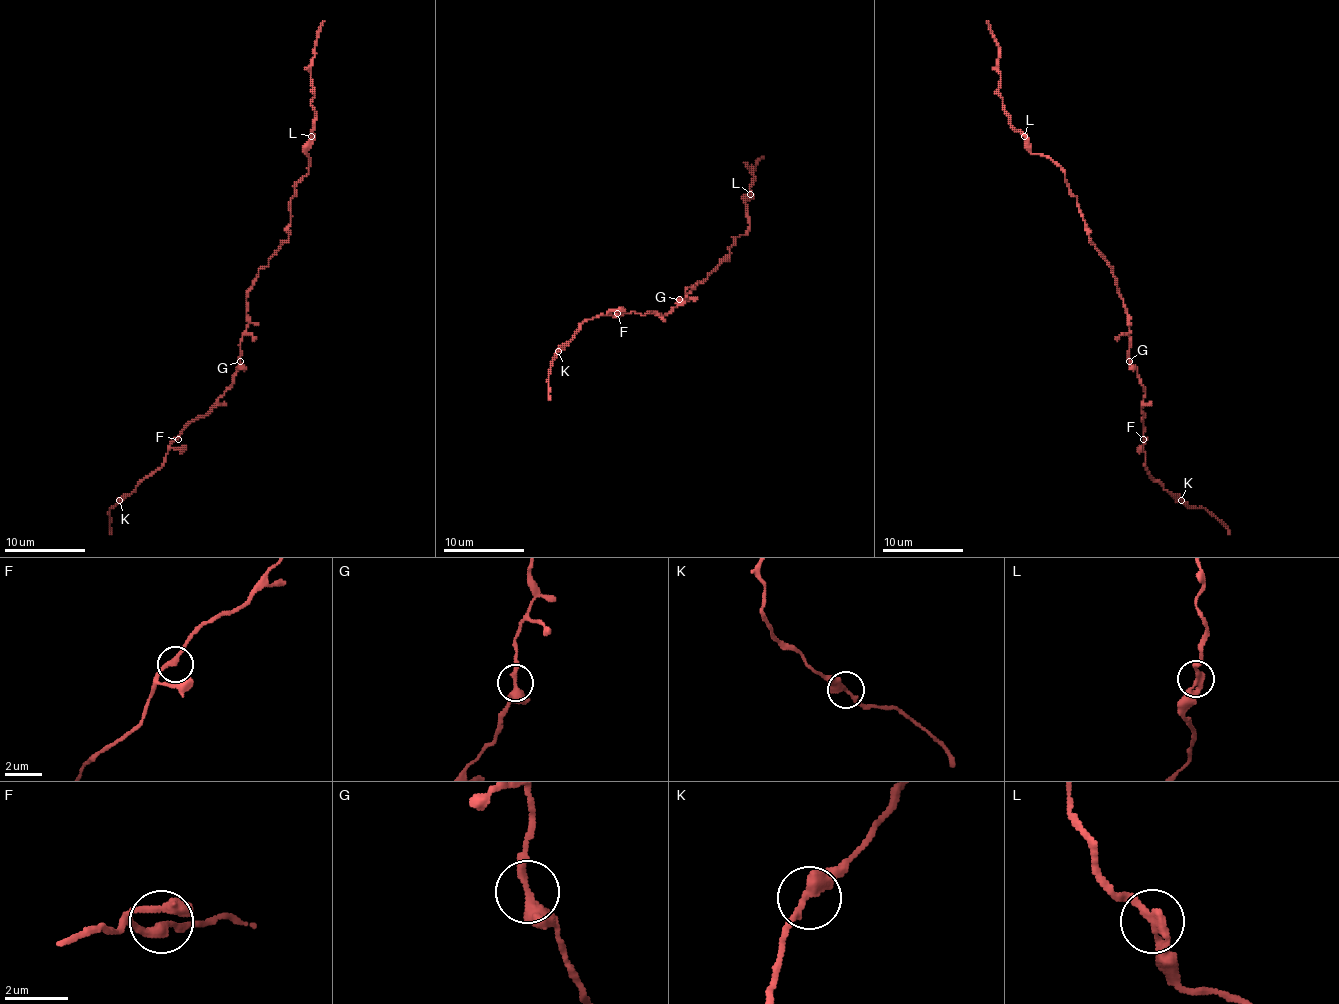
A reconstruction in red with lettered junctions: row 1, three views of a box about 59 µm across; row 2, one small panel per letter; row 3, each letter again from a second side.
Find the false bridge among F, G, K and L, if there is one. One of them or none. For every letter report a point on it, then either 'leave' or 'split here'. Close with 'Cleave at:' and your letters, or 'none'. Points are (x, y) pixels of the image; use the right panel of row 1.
F: at (1143, 439); leave
G: at (1129, 361); leave
K: at (1181, 500); leave
L: at (1024, 136); leave
Cleave at: none

